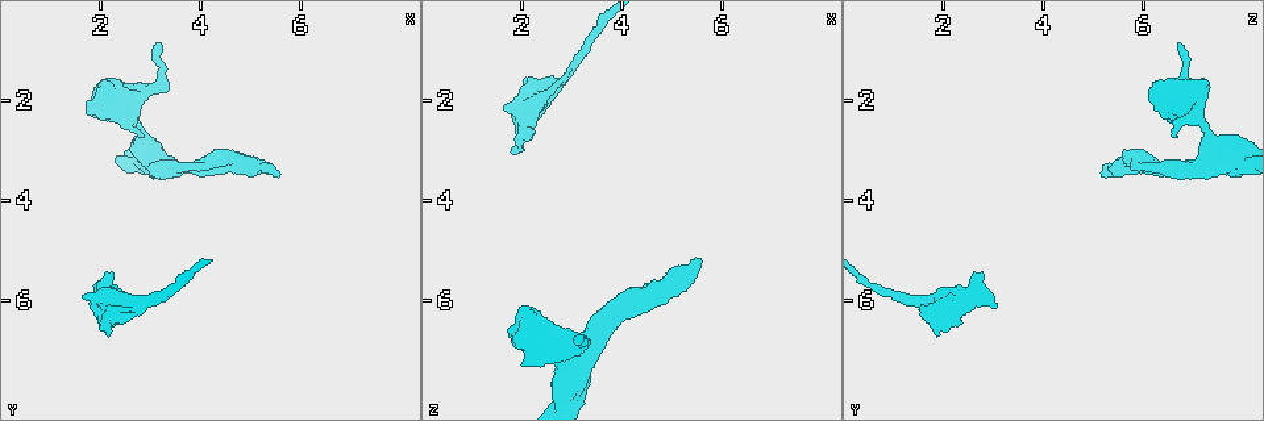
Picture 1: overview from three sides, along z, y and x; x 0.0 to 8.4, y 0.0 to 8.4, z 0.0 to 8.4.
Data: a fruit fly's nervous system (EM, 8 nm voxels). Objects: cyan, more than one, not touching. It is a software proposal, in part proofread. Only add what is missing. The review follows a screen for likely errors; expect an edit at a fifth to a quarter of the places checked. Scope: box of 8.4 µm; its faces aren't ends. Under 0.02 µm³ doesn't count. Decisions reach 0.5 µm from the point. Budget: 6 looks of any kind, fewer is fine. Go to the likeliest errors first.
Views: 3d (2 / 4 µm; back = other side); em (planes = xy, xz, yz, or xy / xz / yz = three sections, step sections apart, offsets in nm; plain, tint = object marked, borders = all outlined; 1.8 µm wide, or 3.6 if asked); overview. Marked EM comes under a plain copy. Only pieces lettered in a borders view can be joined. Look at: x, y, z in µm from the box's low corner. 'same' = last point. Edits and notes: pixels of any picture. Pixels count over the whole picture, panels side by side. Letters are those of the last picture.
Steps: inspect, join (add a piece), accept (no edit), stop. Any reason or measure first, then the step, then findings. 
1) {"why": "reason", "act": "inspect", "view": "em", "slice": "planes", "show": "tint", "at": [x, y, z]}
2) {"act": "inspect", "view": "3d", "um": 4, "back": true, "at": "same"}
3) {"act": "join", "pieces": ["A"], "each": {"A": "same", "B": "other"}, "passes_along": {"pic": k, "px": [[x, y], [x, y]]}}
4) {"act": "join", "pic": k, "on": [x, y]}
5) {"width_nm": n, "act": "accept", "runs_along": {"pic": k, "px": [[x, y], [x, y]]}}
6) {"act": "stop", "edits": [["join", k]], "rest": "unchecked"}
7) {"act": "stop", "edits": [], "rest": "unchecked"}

{"why": "free end", "act": "inspect", "view": "em", "slice": "planes", "show": "tint", "at": [2.15, 5.45, 2.75]}

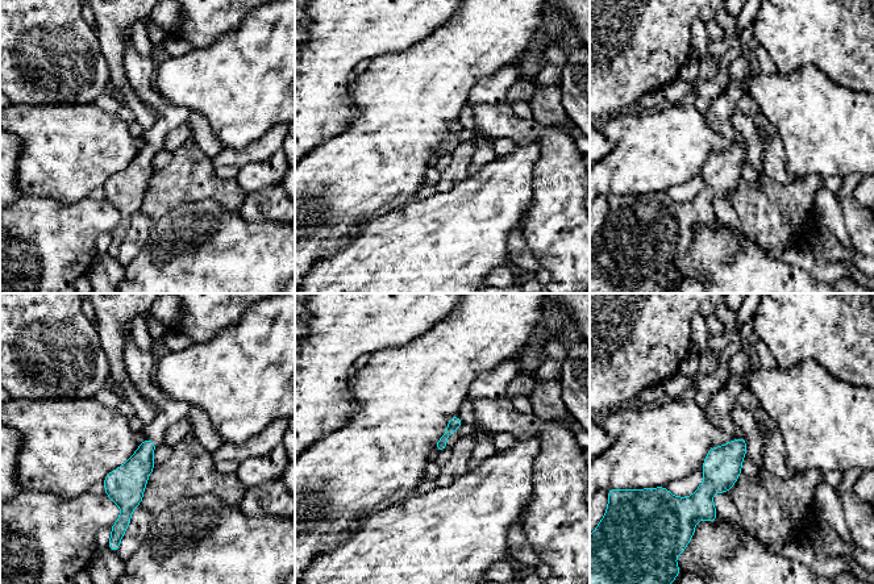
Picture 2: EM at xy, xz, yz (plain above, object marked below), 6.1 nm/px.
{"act": "inspect", "view": "em", "slice": "planes", "show": "borders", "at": "same"}

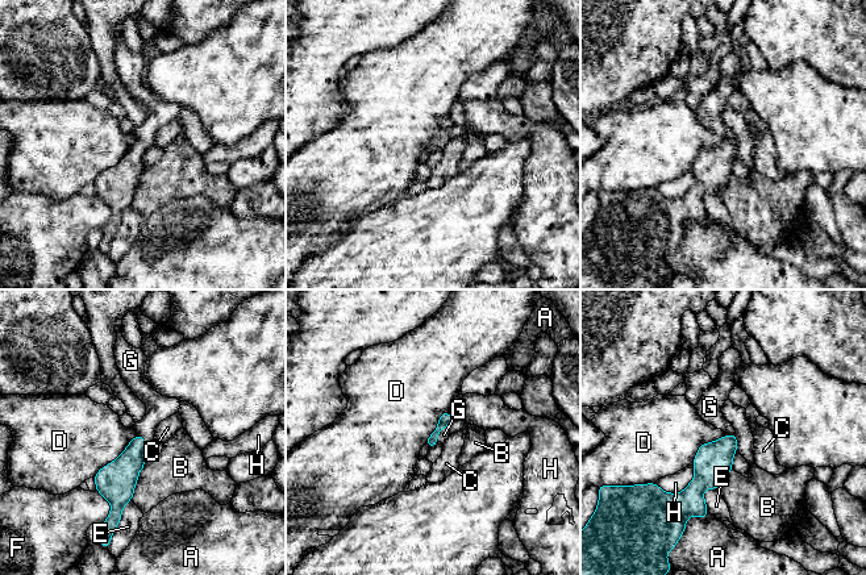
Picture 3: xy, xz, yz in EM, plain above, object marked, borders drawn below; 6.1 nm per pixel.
{"act": "join", "pieces": ["G"], "each": {"A": "other", "B": "other", "C": "other", "D": "other", "E": "other", "F": "other", "G": "same", "H": "other"}, "found": "the neuron continues"}

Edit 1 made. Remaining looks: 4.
{"why": "see it whole again", "act": "inspect", "view": "overview"}

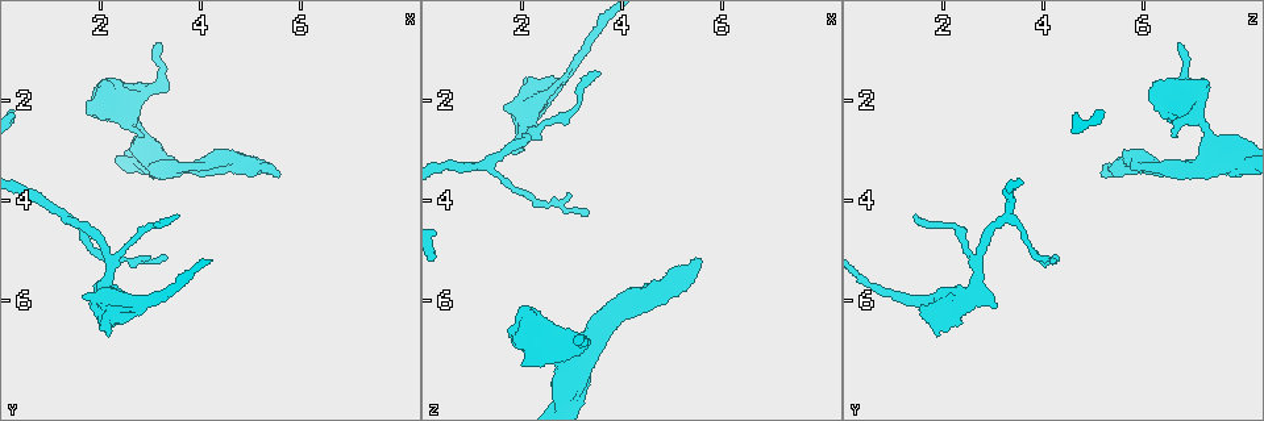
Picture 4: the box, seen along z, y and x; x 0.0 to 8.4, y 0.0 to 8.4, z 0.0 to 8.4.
{"why": "an open end", "act": "inspect", "view": "em", "um": 3.6, "slice": "yz", "step": 8, "show": "borders", "at": [3.15, 0.95, 6.65]}

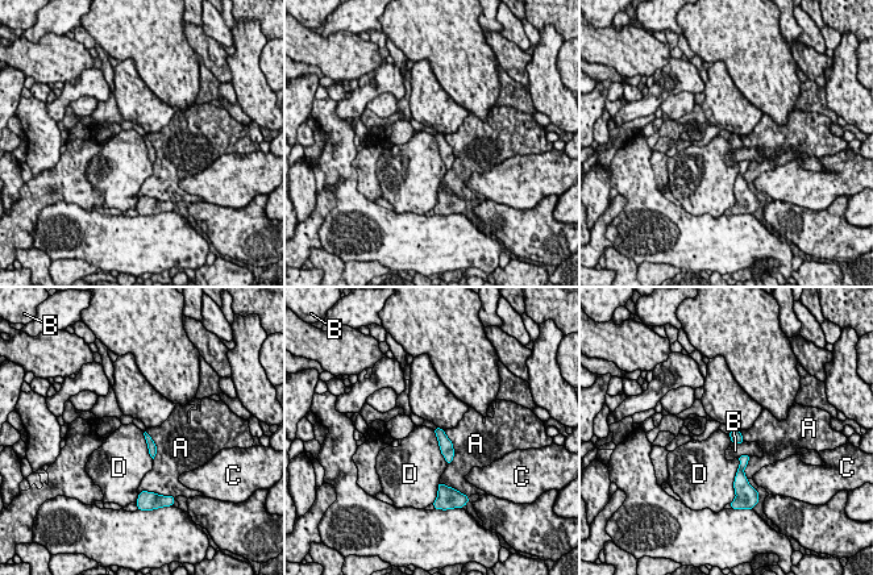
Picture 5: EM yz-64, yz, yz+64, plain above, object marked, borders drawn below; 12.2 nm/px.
{"act": "accept", "each": {"A": "other", "B": "other", "C": "other", "D": "other"}, "runs_along": {"pic": 5, "px": [[145, 433], [153, 454]]}, "found": "no lettered piece goes on from it"}

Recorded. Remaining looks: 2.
{"act": "stop", "edits": [["join", 3]], "rest": "unchecked"}

